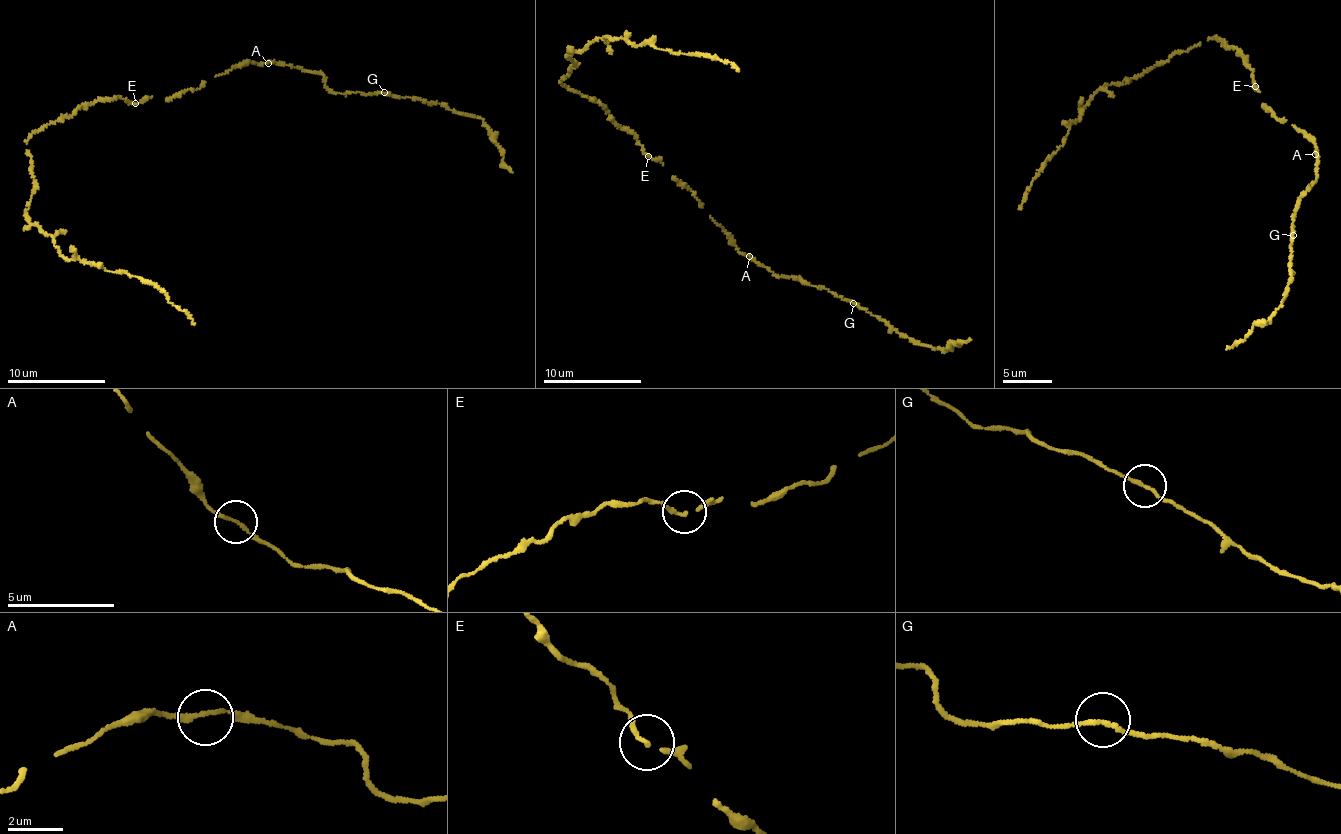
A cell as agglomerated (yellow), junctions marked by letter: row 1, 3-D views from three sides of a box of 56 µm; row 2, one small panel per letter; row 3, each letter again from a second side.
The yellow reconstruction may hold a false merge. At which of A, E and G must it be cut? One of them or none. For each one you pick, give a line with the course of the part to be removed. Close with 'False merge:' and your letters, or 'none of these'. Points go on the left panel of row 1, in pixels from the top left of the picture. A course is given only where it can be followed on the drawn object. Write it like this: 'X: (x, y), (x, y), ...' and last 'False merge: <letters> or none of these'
False merge: none of these

